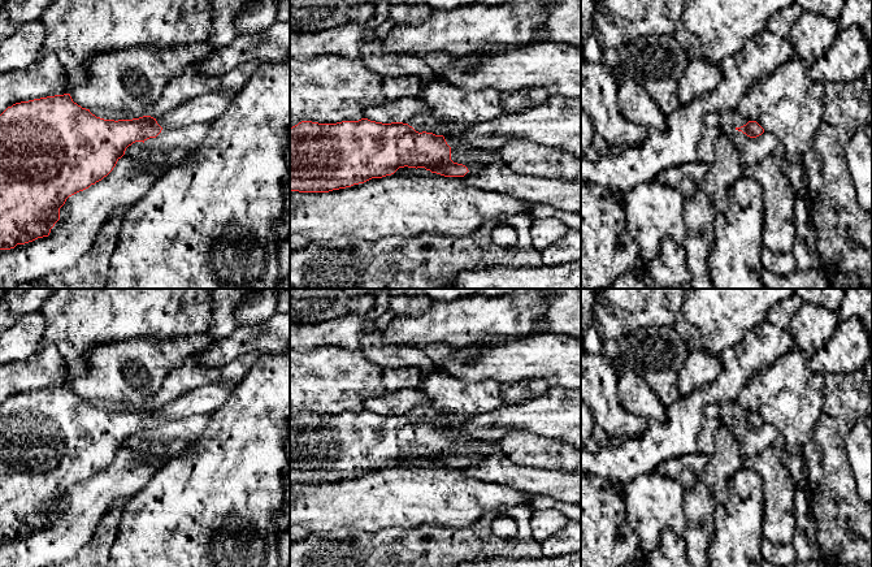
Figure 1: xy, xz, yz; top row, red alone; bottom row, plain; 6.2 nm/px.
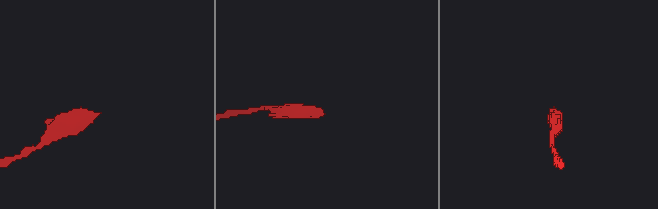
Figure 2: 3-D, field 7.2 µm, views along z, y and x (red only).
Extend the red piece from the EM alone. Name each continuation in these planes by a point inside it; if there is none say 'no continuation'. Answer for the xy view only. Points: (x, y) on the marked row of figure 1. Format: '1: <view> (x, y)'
1: xy (204, 109)

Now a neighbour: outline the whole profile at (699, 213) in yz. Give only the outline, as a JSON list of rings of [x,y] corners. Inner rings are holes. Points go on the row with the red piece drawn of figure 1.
[[[699,187],[685,204],[687,238],[684,243],[687,252],[687,265],[693,274],[691,289],[713,289],[708,273],[707,256],[713,246],[715,208]]]

